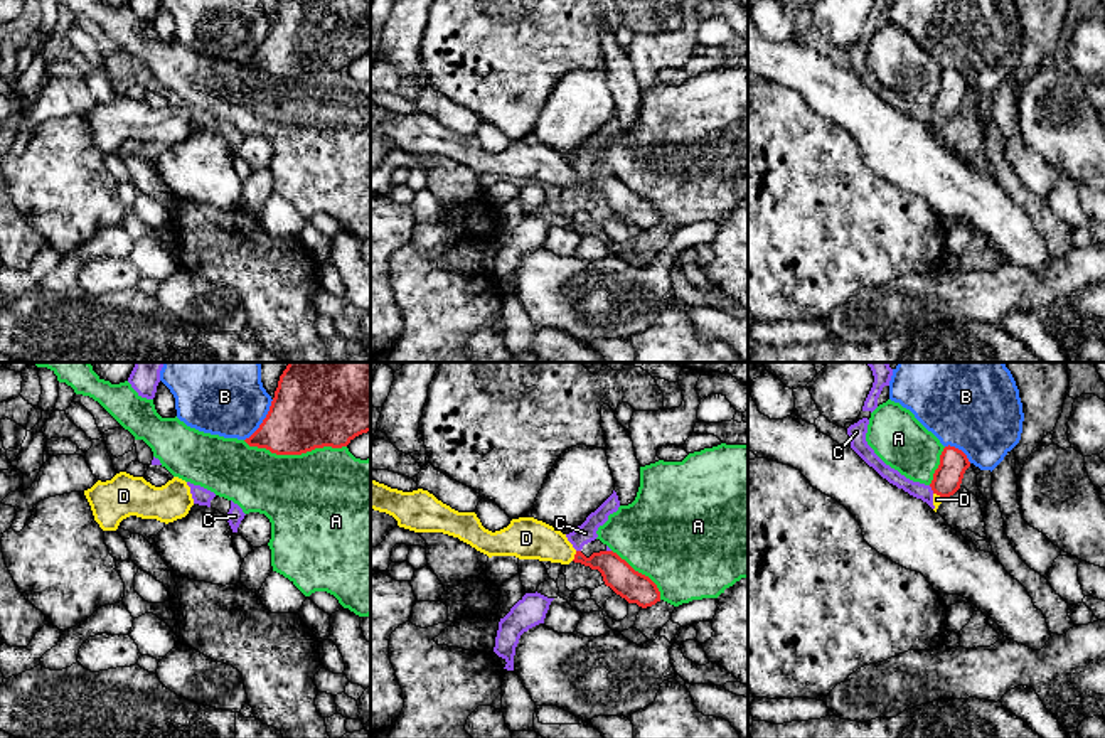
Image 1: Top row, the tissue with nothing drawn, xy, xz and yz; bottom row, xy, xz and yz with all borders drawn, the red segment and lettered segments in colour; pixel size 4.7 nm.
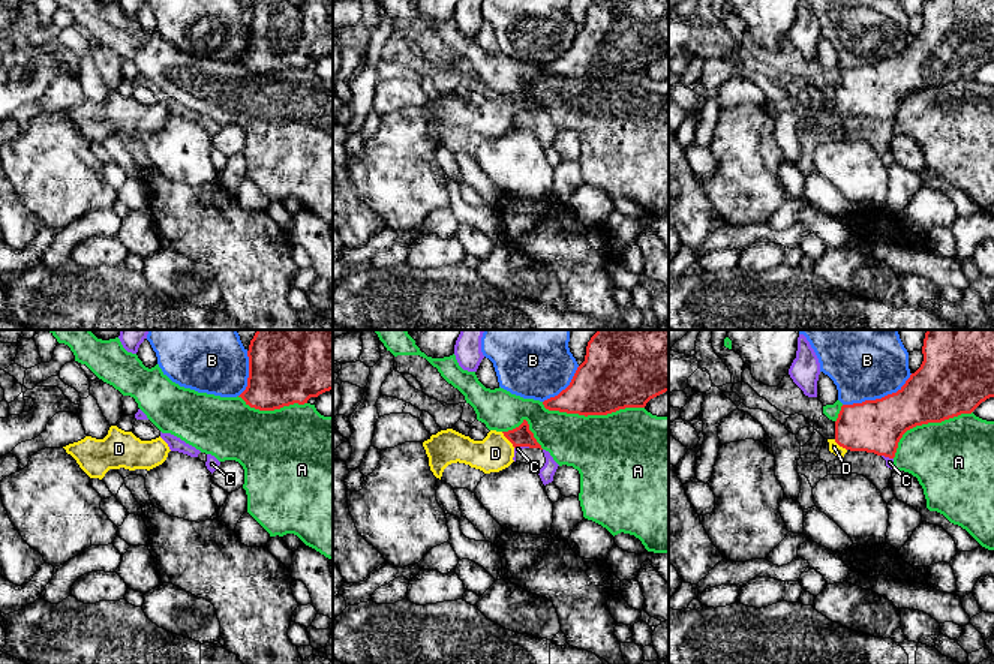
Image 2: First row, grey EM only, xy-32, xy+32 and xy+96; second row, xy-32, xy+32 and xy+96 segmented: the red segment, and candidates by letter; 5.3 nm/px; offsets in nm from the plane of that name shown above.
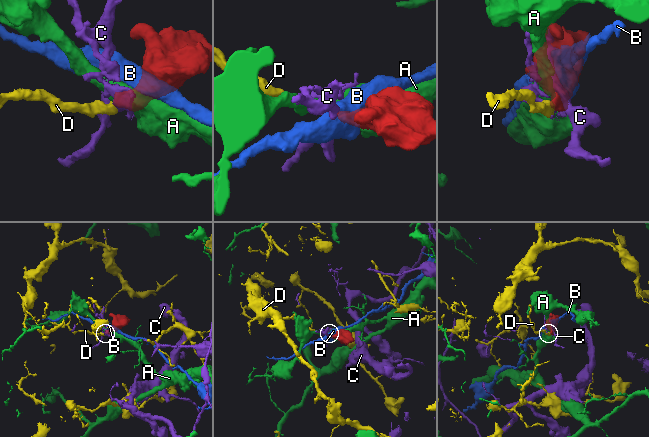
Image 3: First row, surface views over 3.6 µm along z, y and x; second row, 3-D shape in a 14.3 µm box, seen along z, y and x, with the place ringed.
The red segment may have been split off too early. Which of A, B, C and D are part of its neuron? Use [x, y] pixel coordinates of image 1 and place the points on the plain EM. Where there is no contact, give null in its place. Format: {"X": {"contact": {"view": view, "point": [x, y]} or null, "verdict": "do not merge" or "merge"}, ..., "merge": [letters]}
{"A": {"contact": {"view": "xy", "point": [295, 76]}, "verdict": "do not merge"}, "B": {"contact": {"view": "xy", "point": [263, 42]}, "verdict": "do not merge"}, "C": {"contact": {"view": "yz", "point": [932, 112]}, "verdict": "do not merge"}, "D": {"contact": {"view": "xz", "point": [575, 179]}, "verdict": "merge"}, "merge": ["D"]}

